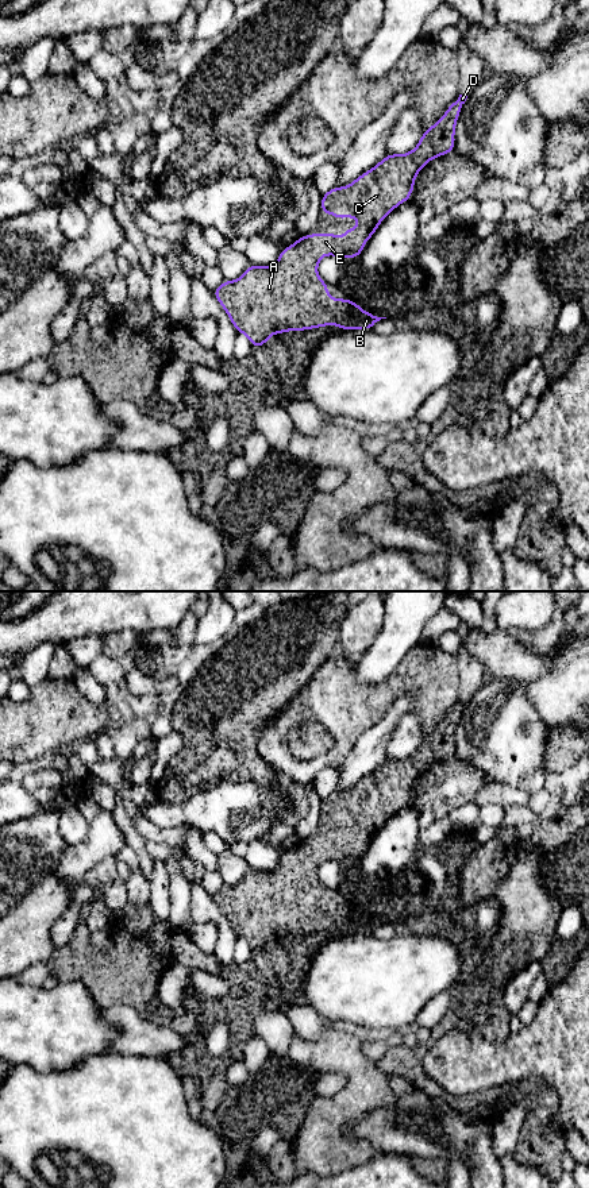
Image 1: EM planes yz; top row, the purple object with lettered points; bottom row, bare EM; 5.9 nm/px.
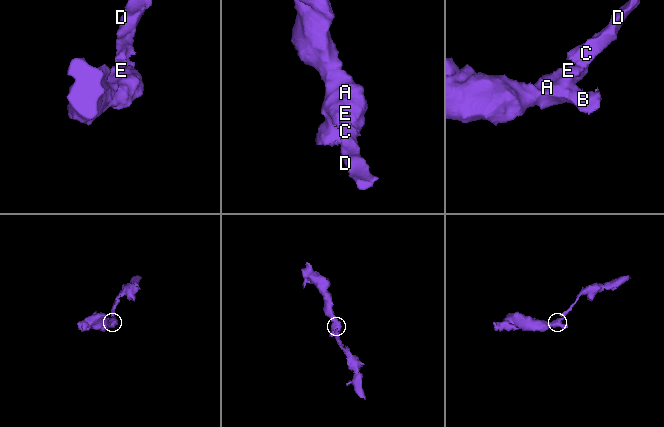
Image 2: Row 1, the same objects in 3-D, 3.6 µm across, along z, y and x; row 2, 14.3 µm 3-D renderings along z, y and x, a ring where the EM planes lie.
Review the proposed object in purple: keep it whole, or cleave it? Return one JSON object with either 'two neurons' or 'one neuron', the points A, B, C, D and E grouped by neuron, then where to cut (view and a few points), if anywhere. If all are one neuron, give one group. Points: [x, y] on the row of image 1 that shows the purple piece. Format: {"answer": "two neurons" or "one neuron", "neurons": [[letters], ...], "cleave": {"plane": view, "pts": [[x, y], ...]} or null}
{"answer": "one neuron", "neurons": [["A", "B", "C", "D", "E"]], "cleave": null}

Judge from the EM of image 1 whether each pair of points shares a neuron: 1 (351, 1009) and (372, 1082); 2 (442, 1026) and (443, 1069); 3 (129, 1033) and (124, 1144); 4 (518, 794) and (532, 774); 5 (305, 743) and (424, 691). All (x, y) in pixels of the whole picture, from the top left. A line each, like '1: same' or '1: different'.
1: different
2: different
3: different
4: different
5: different

